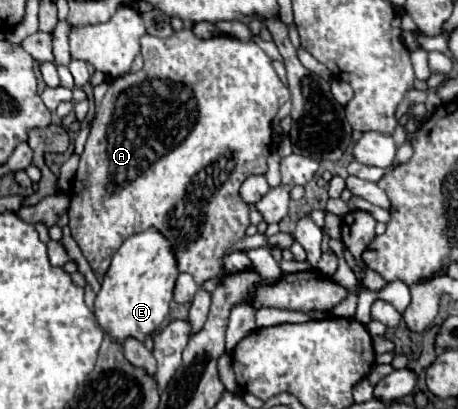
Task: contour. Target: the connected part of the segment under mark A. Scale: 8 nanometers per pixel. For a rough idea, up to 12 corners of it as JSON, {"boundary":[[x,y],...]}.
{"boundary":[[144,34],[68,226],[104,274],[154,226],[196,284],[246,236],[290,98],[268,54]]}

